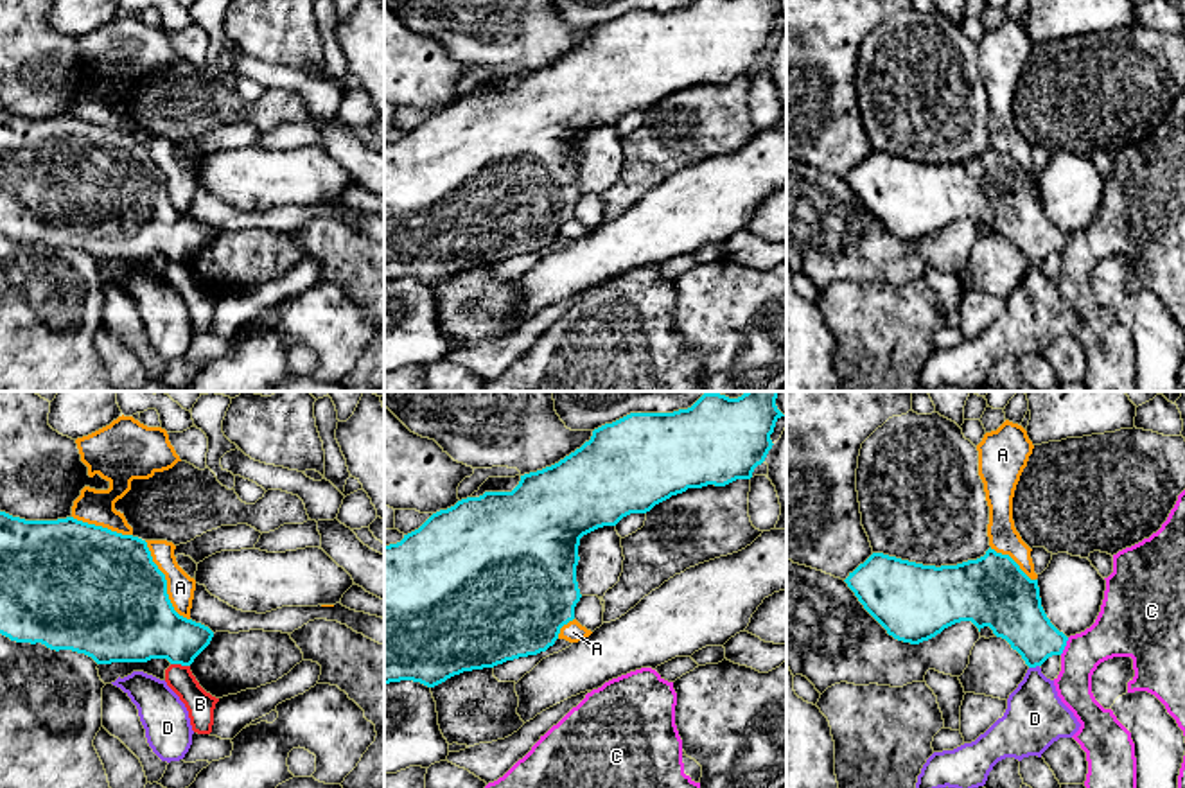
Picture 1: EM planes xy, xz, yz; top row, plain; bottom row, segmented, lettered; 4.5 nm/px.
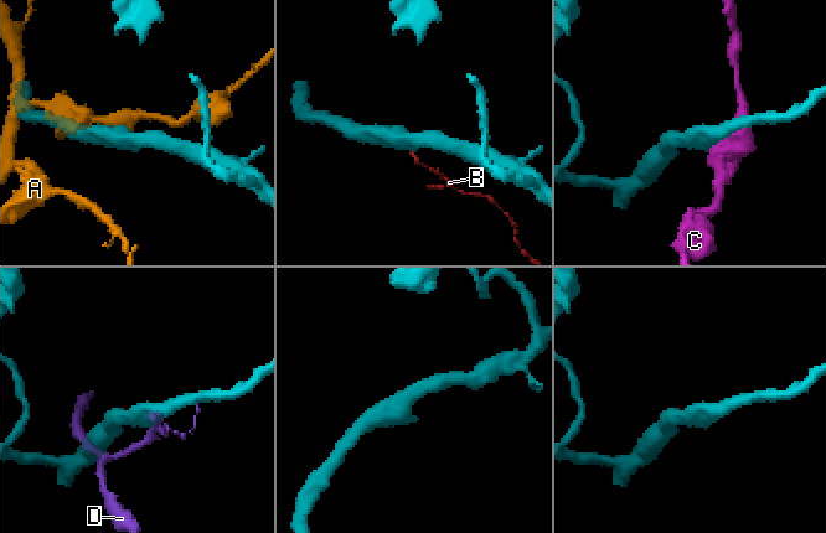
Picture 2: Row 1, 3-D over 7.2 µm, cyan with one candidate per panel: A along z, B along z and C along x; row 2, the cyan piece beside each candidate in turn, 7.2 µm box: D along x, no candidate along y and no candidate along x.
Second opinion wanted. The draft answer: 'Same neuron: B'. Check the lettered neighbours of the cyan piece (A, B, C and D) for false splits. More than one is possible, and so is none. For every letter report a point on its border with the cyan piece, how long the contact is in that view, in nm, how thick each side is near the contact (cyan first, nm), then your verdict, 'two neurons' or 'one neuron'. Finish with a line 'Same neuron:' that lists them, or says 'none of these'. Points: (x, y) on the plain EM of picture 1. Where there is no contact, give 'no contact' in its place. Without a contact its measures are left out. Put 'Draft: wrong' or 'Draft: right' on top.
Draft: wrong
A: meets cyan in xy at (166, 180); contact 420 nm long; 480 nm thick on the cyan side, 130 nm on the other; two neurons
B: meets cyan in xy at (180, 261); contact 90 nm long; 320 nm thick on the cyan side, 130 nm on the other; two neurons
C: meets cyan in yz at (1065, 243); contact 90 nm long; 240 nm thick on the cyan side, 240 nm on the other; two neurons
D: meets cyan in yz at (1033, 264); contact 50 nm long; 240 nm thick on the cyan side, 280 nm on the other; two neurons
Same neuron: none of these

